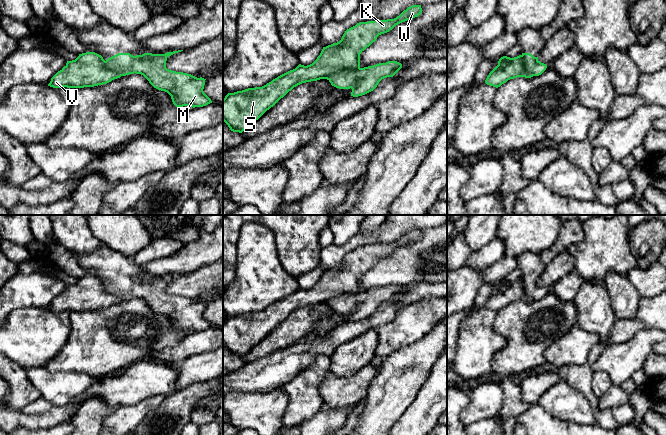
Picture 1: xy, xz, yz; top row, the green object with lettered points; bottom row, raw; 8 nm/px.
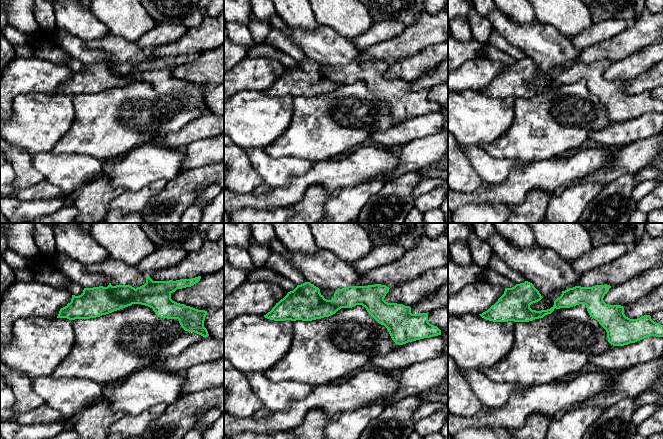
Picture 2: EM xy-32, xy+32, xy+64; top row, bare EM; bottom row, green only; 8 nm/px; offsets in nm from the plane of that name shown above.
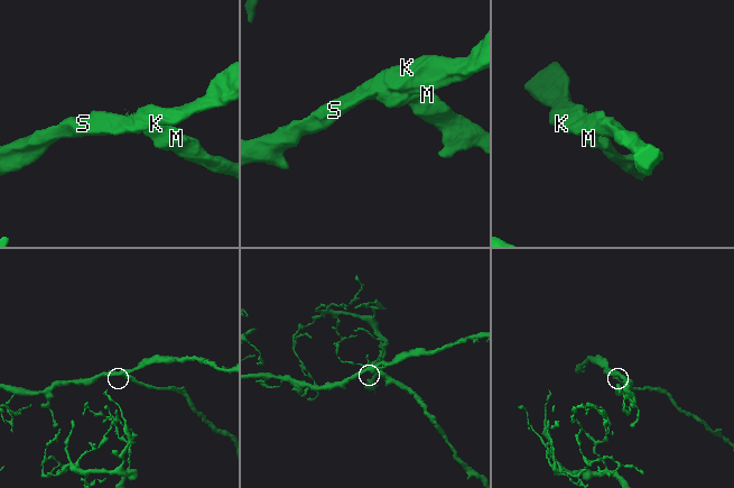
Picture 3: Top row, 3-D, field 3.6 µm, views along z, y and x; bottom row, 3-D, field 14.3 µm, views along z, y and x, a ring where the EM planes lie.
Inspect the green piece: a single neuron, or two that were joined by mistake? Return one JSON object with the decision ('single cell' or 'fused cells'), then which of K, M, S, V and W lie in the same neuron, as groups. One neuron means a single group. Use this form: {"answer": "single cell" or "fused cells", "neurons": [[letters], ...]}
{"answer": "fused cells", "neurons": [["K", "S", "V", "W"], ["M"]]}

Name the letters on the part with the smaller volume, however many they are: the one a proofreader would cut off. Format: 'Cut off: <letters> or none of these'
Cut off: M

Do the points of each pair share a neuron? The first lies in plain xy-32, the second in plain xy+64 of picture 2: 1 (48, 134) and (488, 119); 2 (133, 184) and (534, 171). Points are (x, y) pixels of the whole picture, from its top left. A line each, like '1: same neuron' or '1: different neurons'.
1: same neuron
2: same neuron

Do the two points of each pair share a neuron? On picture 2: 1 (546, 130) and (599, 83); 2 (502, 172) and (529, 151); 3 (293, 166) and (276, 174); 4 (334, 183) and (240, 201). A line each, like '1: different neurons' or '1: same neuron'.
1: different neurons
2: different neurons
3: same neuron
4: same neuron

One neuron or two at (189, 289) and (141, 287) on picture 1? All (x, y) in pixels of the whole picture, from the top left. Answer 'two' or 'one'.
two

